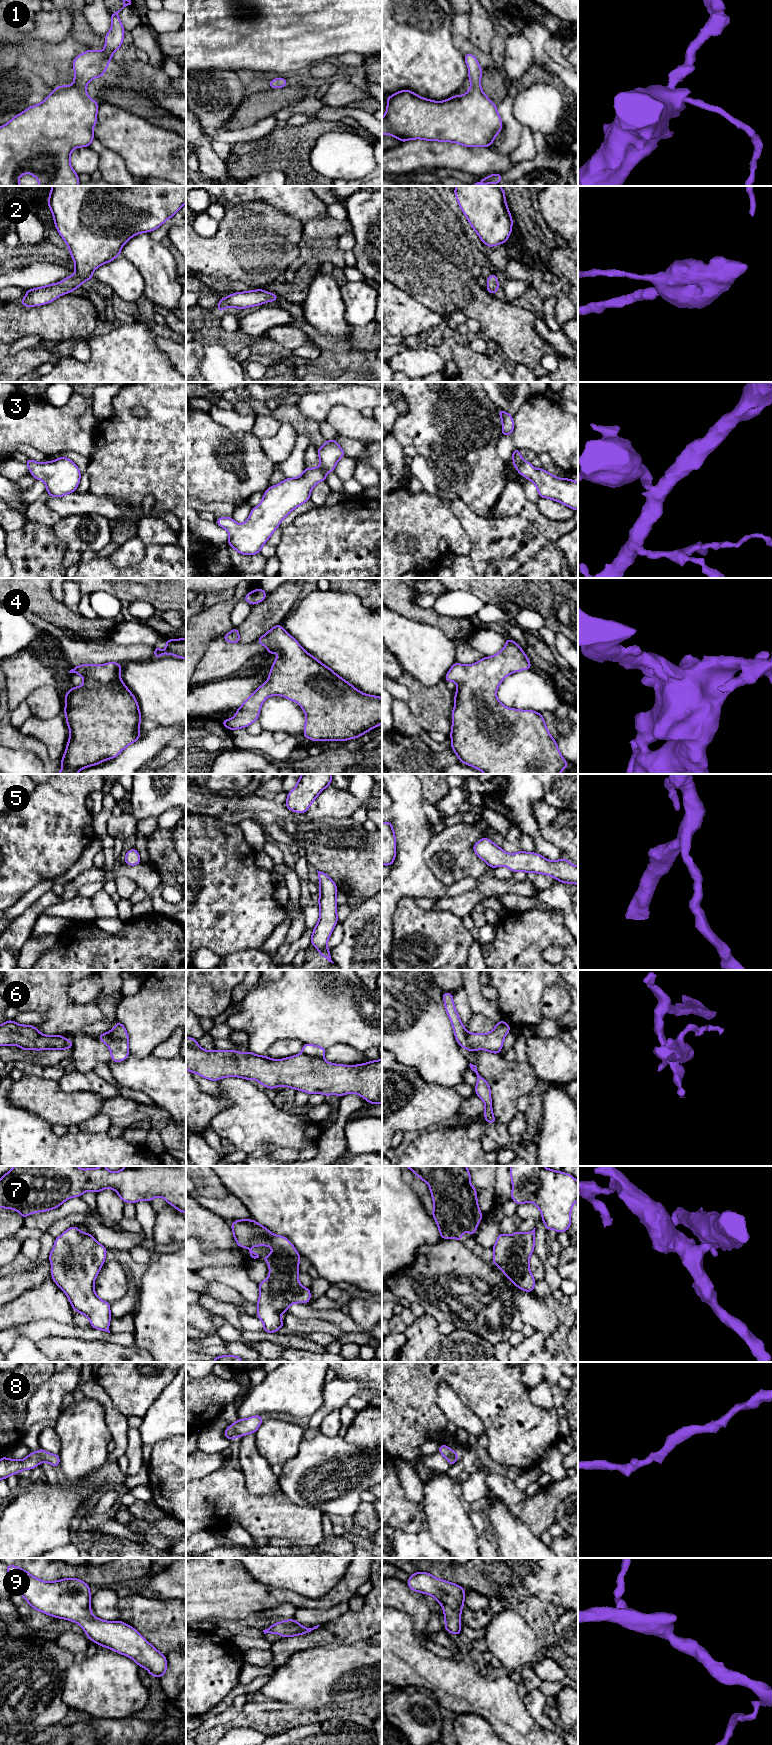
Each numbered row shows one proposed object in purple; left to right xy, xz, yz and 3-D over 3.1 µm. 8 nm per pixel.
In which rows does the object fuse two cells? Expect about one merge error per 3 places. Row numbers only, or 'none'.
6

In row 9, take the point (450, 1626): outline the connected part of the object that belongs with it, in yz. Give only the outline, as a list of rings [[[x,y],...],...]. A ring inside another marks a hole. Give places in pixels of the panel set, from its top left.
[[[428,1572],[409,1575],[407,1585],[412,1591],[433,1596],[442,1605],[445,1630],[449,1634],[462,1634],[460,1619],[466,1591],[461,1586],[438,1579]]]

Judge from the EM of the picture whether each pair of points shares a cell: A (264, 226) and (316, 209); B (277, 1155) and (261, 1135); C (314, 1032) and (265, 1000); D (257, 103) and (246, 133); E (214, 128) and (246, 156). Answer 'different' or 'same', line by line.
A: different
B: different
C: same
D: different
E: different

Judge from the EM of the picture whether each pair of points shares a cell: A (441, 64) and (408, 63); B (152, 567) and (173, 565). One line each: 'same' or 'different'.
A: same
B: same

